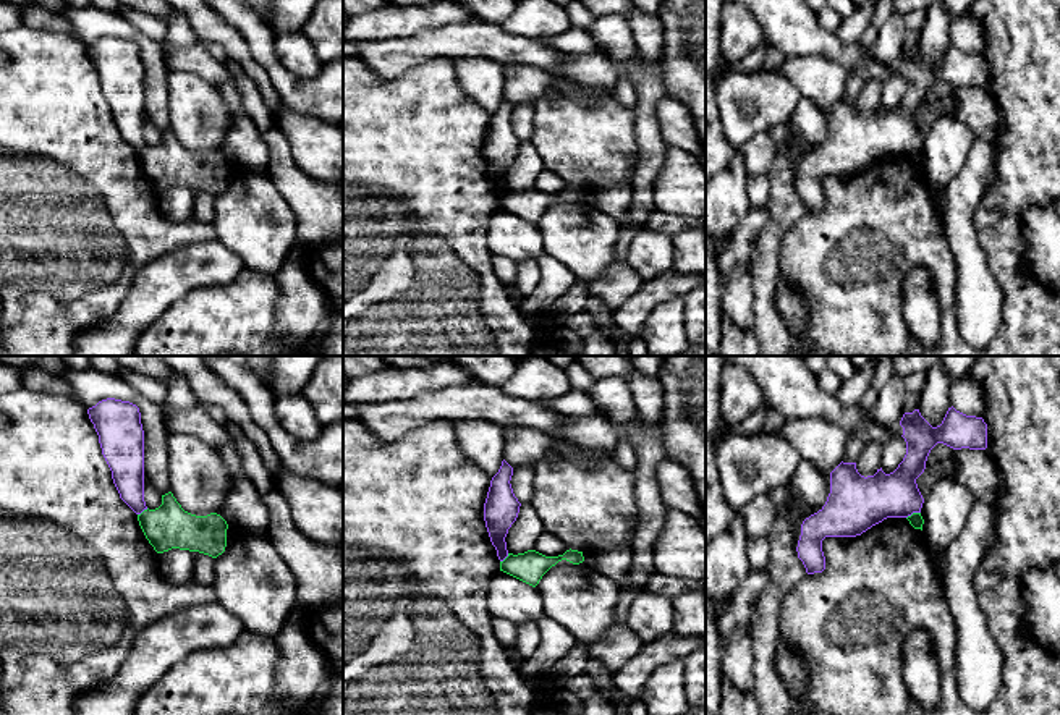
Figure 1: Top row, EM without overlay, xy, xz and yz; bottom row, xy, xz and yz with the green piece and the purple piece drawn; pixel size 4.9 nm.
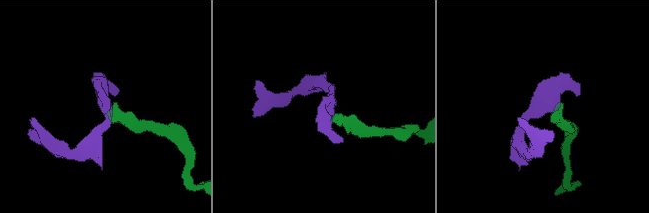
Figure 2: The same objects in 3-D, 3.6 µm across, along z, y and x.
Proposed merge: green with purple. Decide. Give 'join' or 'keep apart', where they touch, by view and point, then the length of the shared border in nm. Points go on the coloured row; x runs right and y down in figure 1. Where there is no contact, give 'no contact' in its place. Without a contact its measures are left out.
keep apart; meets green in yz at (913, 513); contact 80 nm long

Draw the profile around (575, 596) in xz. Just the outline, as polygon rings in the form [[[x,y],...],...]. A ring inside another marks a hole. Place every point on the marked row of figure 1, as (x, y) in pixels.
[[[558,561],[536,587],[542,595],[544,615],[565,626],[581,644],[605,632],[620,597],[620,586],[584,561]]]

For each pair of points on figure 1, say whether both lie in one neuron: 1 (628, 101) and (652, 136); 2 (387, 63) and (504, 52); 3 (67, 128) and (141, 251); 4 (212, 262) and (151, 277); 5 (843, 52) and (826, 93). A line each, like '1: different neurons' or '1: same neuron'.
1: different neurons
2: same neuron
3: same neuron
4: same neuron
5: different neurons

